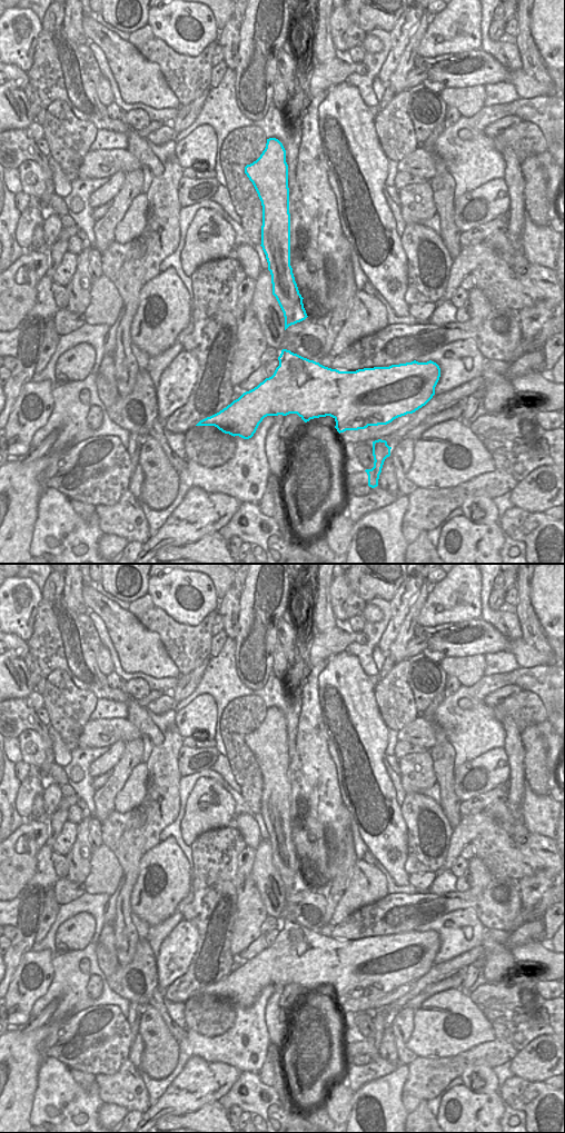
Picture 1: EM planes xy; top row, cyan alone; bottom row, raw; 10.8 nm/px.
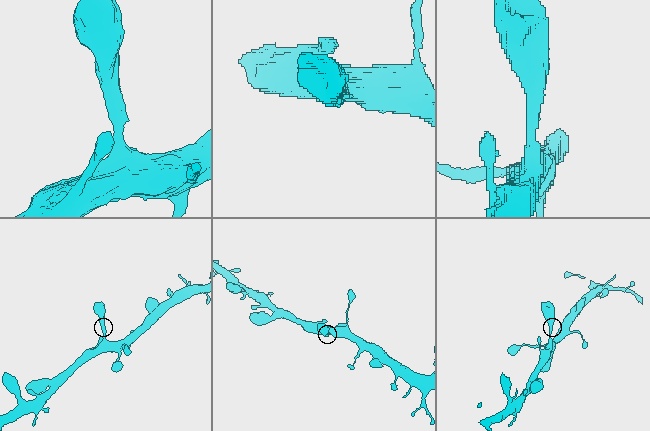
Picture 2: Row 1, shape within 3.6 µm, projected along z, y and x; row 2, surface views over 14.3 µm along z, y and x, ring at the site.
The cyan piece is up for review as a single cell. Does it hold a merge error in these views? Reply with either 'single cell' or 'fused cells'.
single cell

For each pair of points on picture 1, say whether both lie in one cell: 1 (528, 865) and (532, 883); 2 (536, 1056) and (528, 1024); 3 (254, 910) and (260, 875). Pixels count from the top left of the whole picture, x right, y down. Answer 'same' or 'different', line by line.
1: different
2: different
3: different

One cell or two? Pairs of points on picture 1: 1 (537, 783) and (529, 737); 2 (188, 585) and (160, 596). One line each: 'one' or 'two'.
1: one
2: one

